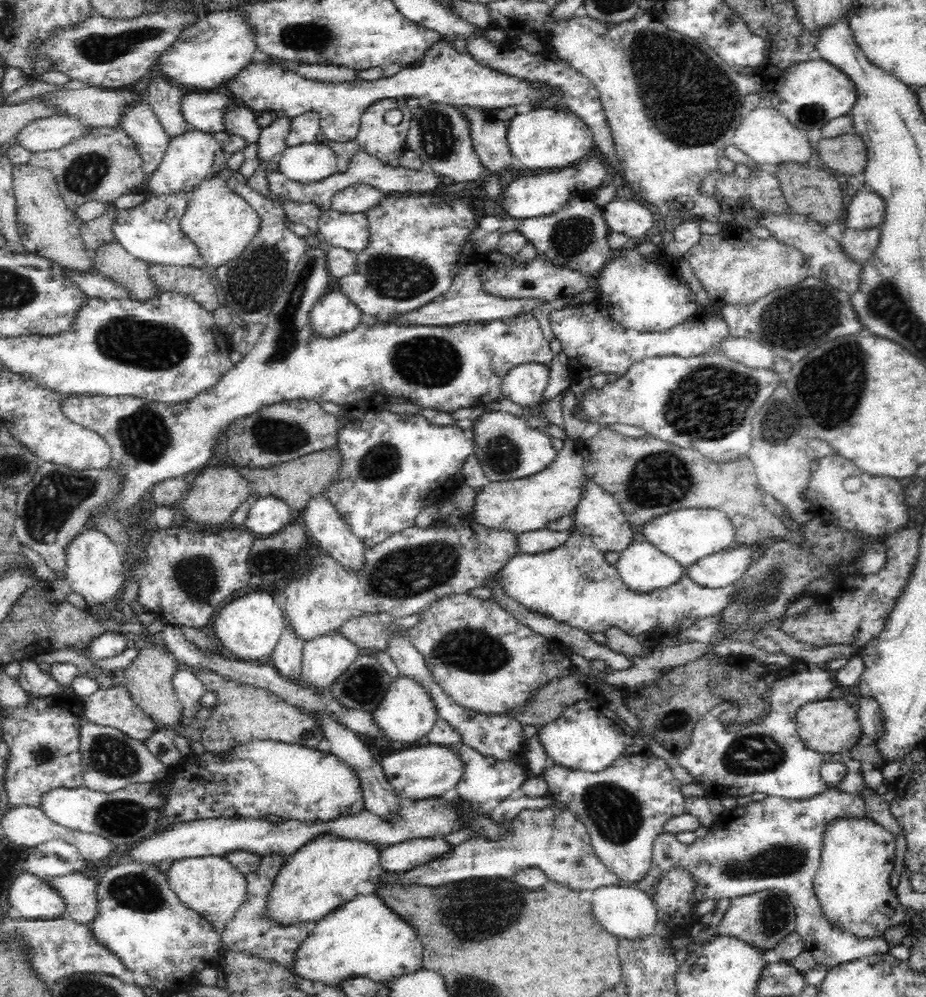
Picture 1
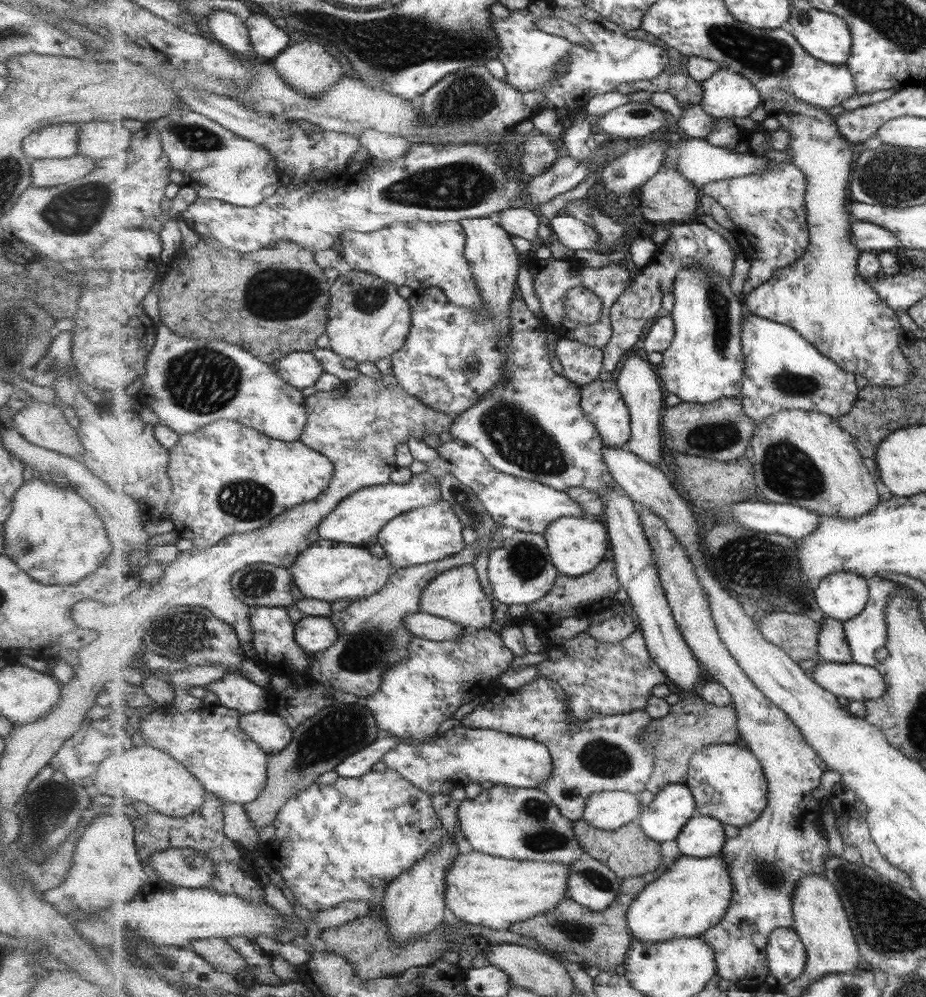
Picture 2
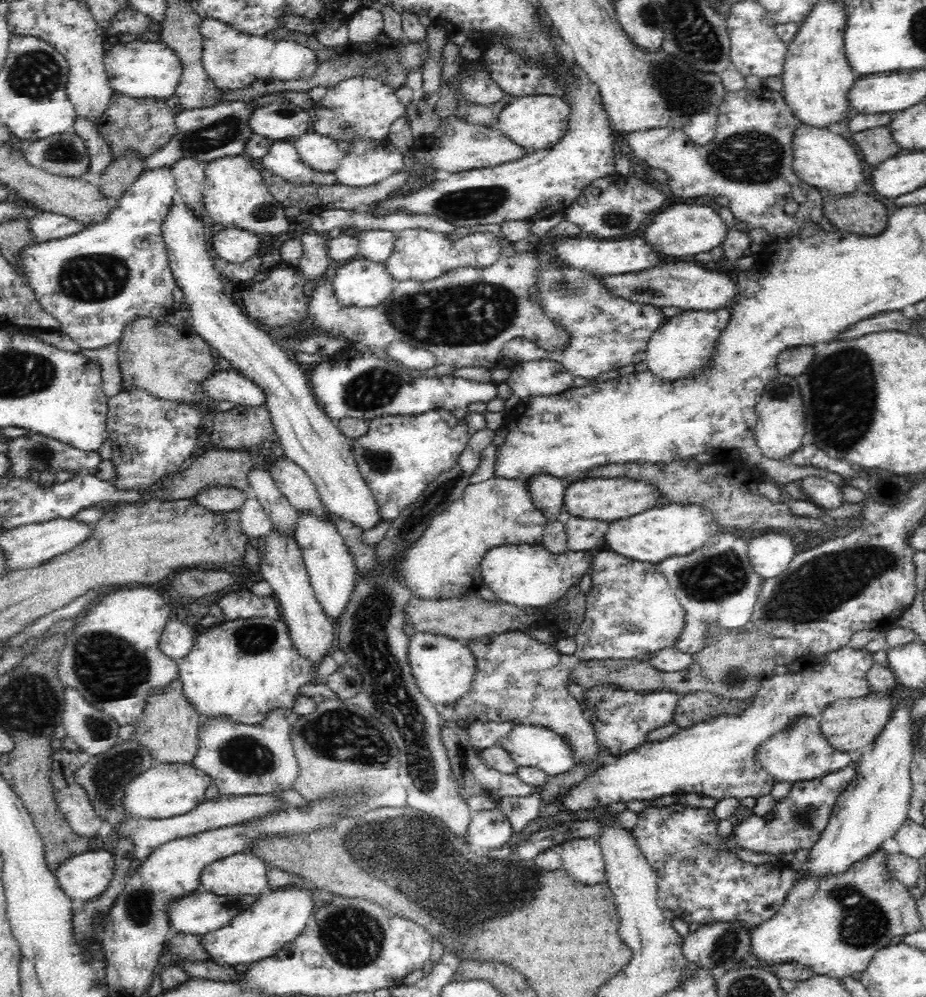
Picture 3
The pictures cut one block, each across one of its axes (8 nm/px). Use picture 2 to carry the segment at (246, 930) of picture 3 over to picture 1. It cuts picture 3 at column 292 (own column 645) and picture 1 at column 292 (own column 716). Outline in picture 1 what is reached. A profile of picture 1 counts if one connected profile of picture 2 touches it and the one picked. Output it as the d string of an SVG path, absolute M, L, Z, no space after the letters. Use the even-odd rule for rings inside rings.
M325 837L310 842L298 853L287 857L284 866L280 866L272 886L268 889L265 902L265 917L276 926L292 926L304 923L314 924L328 914L332 914L345 902L352 900L358 894L358 885L371 876L375 866L380 865L381 849L368 845L366 842L342 840L335 837Z

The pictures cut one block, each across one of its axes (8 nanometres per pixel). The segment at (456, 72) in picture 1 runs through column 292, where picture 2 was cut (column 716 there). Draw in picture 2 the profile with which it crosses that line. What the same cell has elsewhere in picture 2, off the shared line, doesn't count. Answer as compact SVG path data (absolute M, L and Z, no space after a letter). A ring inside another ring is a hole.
M721 67L715 76L703 81L702 85L704 97L700 105L705 109L705 112L716 118L747 118L755 108L761 106L763 101L760 90L754 85L754 82L728 68Z

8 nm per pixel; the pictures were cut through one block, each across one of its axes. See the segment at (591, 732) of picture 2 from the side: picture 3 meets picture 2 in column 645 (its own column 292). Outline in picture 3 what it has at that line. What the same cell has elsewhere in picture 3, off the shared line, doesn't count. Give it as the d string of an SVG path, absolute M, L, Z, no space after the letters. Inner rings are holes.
M274 709L262 725L245 725L224 717L212 717L205 720L199 728L199 747L192 764L209 774L218 786L219 796L232 797L250 794L272 794L295 789L295 780L299 777L300 765L291 741L292 725L299 719L292 709Z

